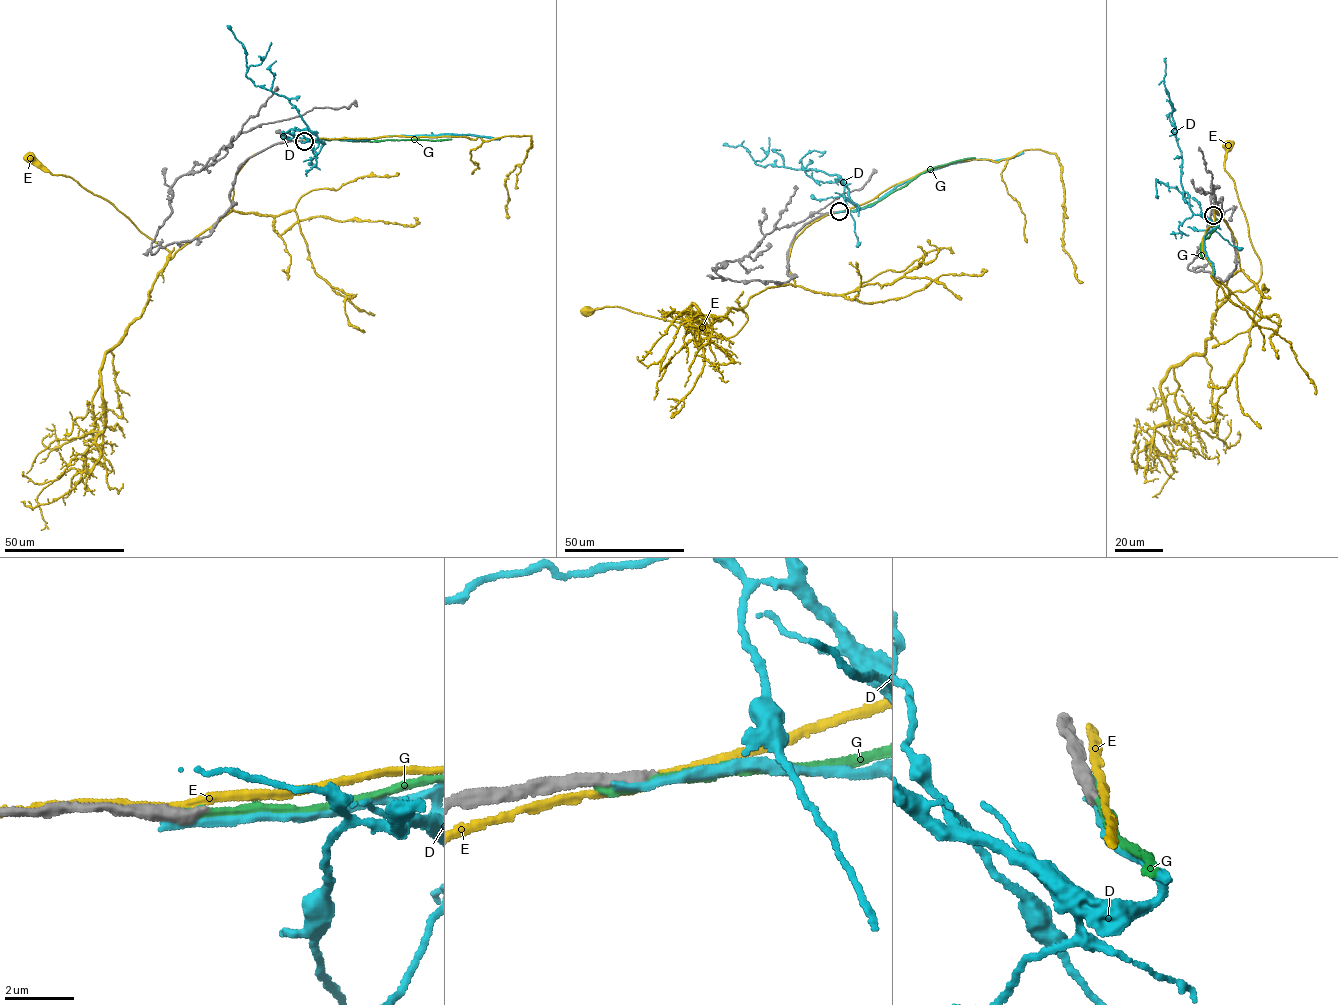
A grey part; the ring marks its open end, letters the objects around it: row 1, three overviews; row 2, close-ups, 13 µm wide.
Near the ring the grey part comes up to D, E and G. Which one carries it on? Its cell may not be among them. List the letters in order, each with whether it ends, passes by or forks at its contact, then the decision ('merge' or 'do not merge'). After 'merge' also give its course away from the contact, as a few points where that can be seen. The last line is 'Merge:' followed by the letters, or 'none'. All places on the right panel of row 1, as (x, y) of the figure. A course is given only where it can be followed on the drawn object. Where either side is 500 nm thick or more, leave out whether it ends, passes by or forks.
D: it ends; do not merge
E: it passes by; do not merge
G: it ends; do not merge
Merge: none

